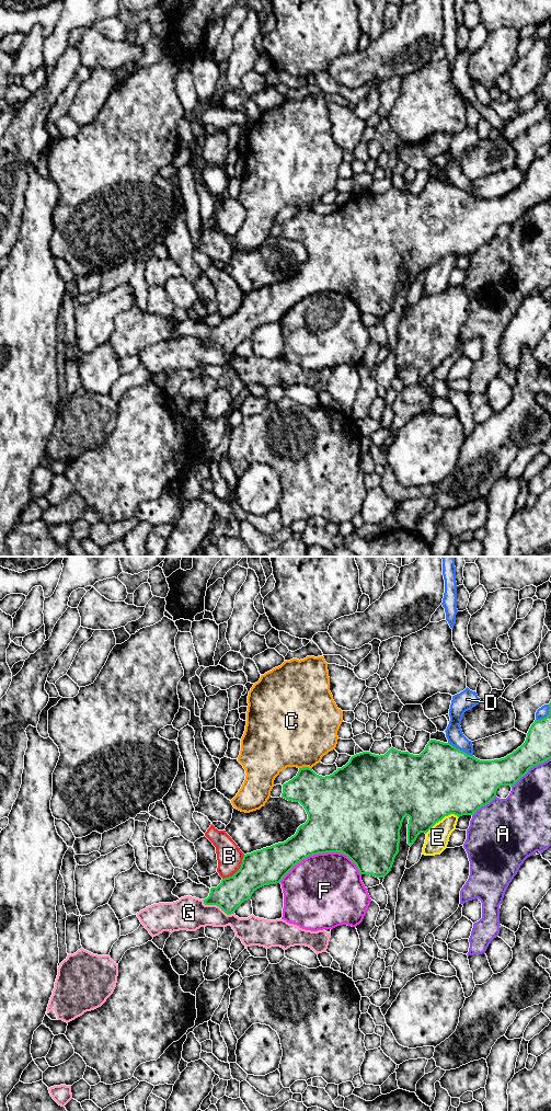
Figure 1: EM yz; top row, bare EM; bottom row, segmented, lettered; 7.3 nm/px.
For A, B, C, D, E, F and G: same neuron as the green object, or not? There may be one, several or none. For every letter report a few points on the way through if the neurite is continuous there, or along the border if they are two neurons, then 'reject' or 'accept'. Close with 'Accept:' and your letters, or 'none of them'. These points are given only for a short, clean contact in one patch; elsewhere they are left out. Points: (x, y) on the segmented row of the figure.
A: reject
B: reject
C: border along yz (311, 767), (299, 768); reject
D: reject
E: reject
F: reject
G: reject
Accept: none of them

